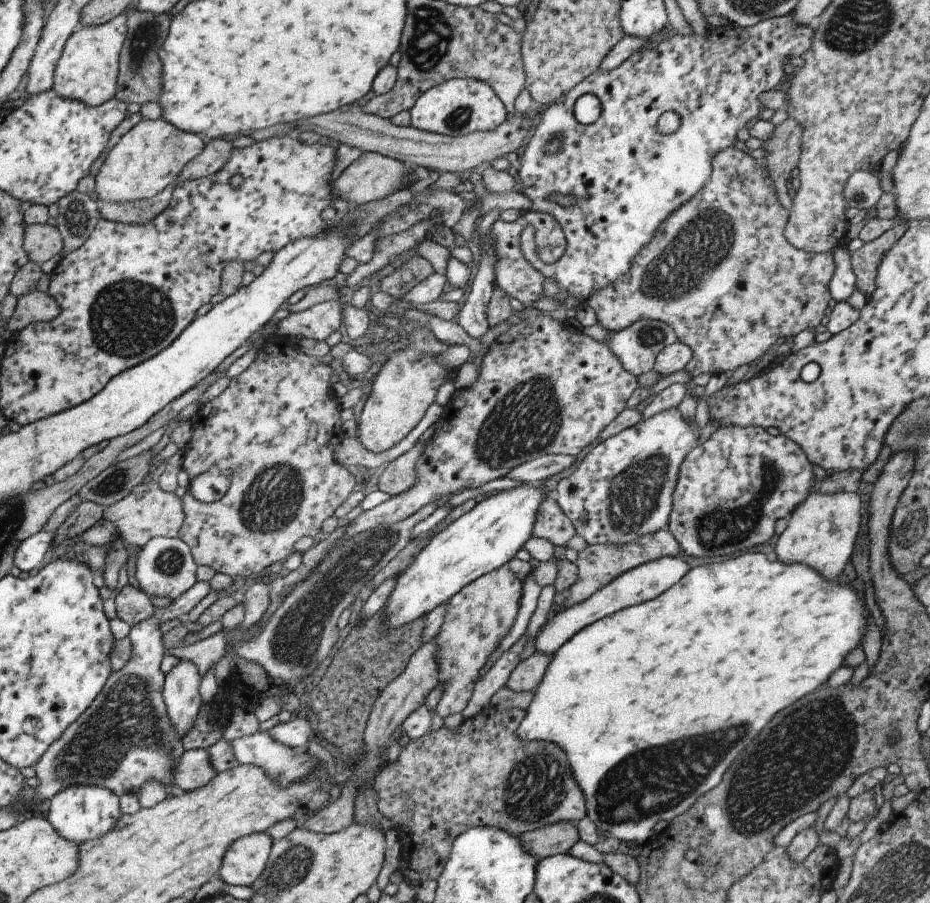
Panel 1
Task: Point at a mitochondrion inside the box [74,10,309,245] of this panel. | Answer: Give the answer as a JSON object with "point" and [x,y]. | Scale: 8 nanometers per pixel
{"point":[145,36]}

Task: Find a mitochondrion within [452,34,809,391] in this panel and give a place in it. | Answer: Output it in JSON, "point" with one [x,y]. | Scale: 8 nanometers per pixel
{"point":[686,261]}

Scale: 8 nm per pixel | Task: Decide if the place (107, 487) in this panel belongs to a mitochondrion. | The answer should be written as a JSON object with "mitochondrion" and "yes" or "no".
{"mitochondrion":"yes"}

